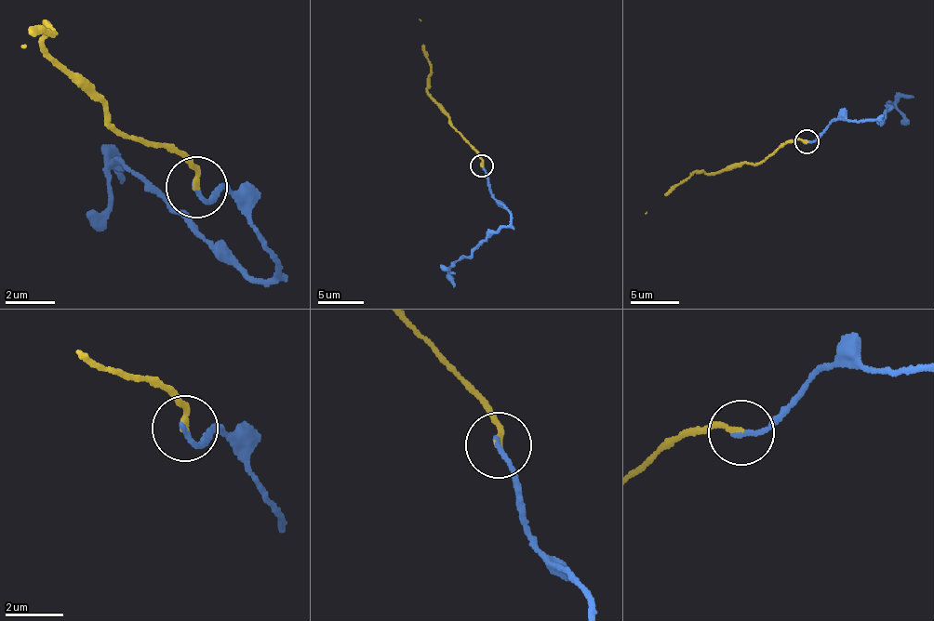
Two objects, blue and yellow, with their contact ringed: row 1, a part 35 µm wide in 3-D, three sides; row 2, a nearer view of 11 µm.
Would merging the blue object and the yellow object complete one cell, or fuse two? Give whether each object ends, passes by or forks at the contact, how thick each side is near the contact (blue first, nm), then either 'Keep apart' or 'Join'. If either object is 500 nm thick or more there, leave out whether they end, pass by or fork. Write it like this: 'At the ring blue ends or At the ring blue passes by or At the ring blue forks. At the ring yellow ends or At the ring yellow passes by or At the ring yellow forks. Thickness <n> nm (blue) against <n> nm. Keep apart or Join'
At the ring blue ends. At the ring yellow ends. Thickness 170 nm (blue) against 190 nm. Keep apart

